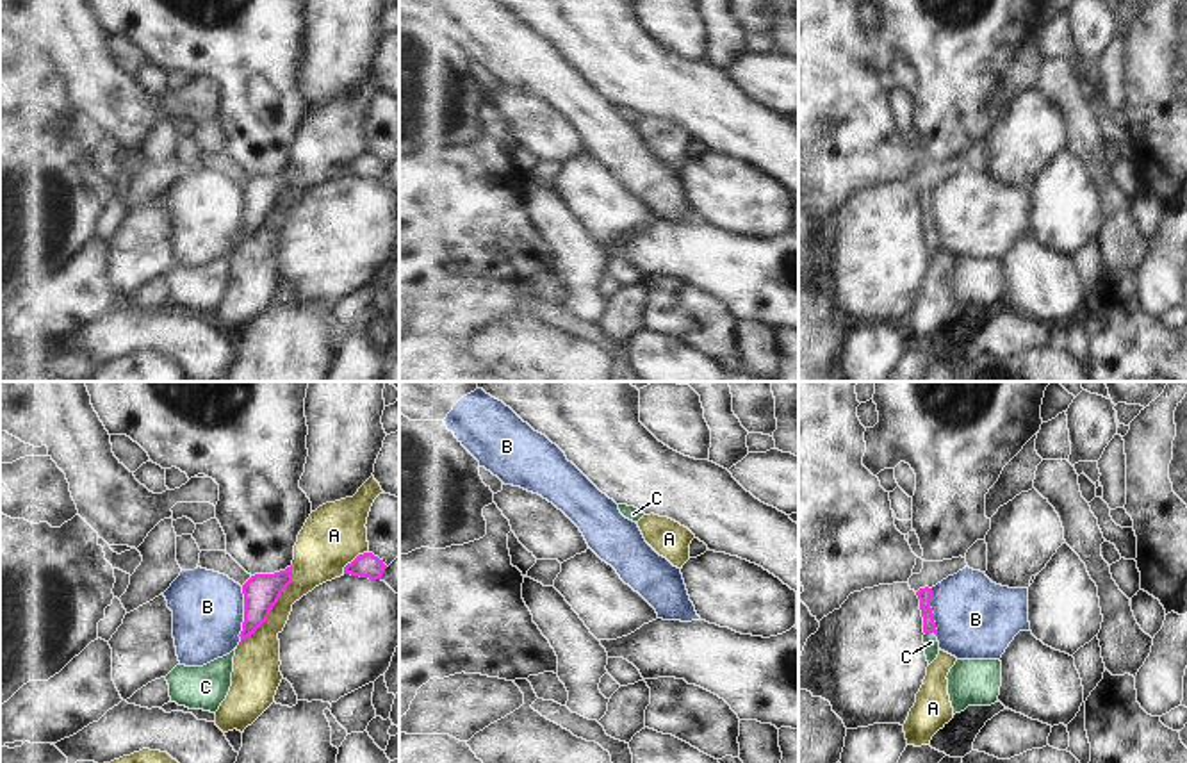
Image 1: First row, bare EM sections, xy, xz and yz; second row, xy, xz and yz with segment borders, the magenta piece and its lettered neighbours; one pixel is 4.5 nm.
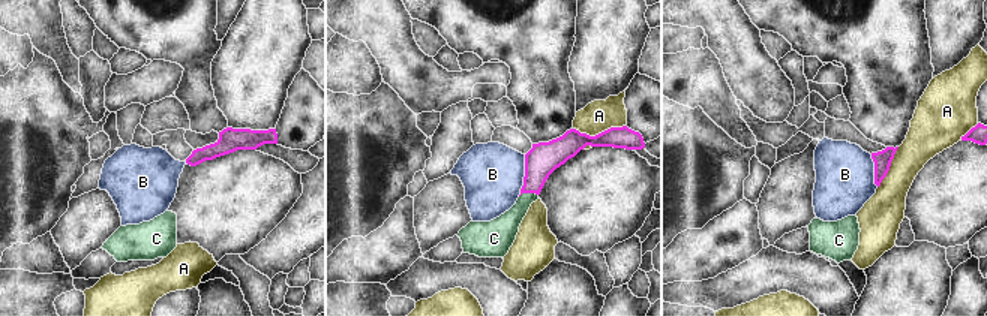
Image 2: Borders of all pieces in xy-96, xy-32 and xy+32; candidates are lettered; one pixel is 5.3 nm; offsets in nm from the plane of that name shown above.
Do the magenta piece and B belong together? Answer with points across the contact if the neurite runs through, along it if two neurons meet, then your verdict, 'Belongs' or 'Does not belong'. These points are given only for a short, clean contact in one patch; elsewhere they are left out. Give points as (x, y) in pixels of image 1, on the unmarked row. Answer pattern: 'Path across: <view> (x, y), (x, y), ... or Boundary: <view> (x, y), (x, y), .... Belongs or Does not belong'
Boundary: xy (243, 188), (243, 230), (237, 243). Does not belong

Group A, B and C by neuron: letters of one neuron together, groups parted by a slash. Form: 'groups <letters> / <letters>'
groups A / B / C

